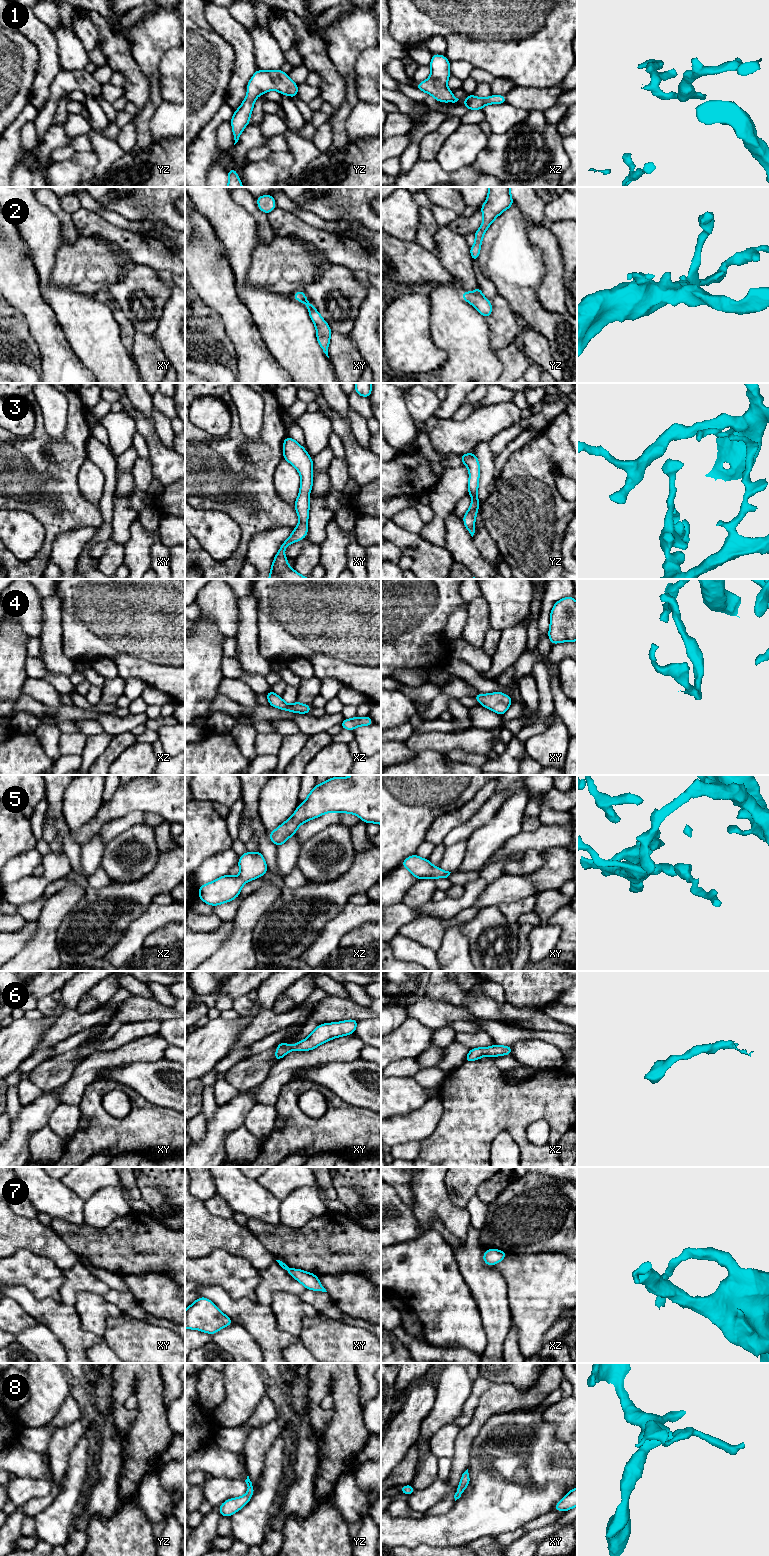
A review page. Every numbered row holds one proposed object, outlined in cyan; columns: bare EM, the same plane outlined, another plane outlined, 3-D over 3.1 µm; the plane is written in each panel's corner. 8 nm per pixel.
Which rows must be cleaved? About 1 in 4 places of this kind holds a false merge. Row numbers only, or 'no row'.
no row

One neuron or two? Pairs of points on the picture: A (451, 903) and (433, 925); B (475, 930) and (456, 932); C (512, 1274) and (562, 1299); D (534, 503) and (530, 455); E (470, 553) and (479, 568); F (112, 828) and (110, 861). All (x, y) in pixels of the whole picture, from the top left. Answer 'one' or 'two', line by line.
A: two
B: two
C: one
D: one
E: one
F: two

